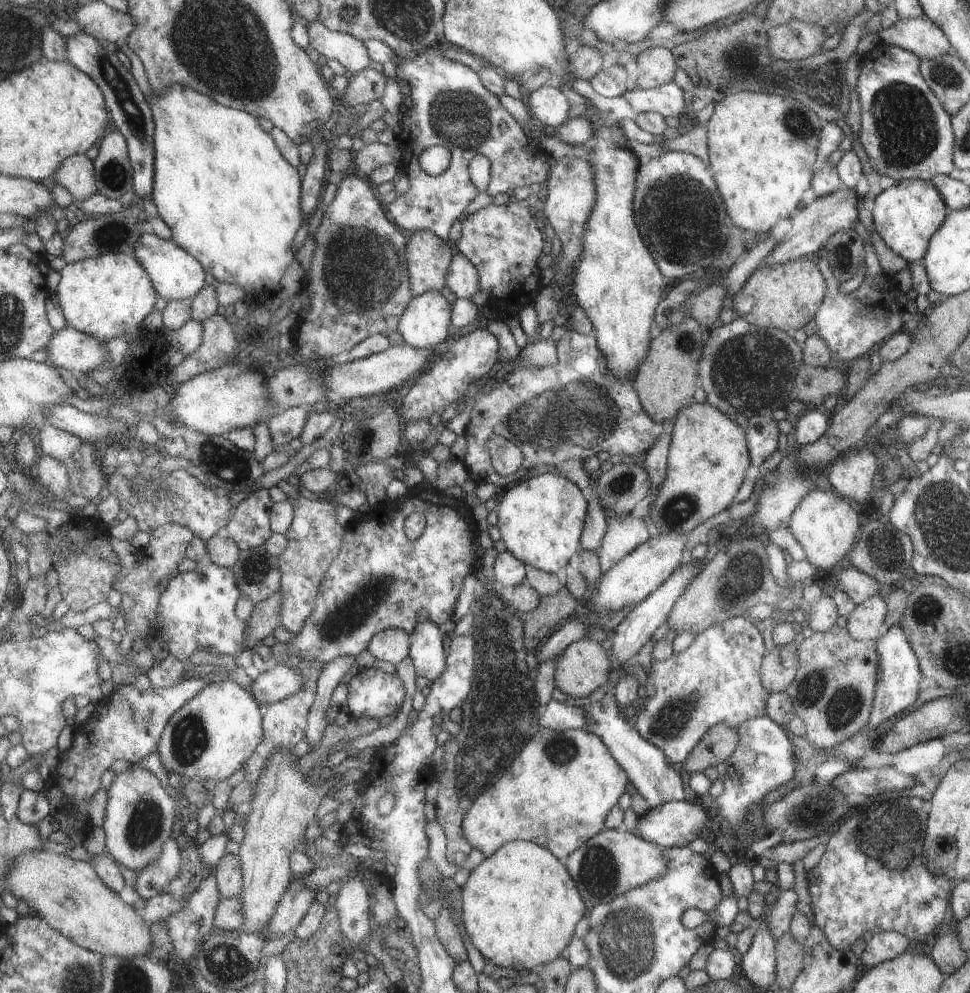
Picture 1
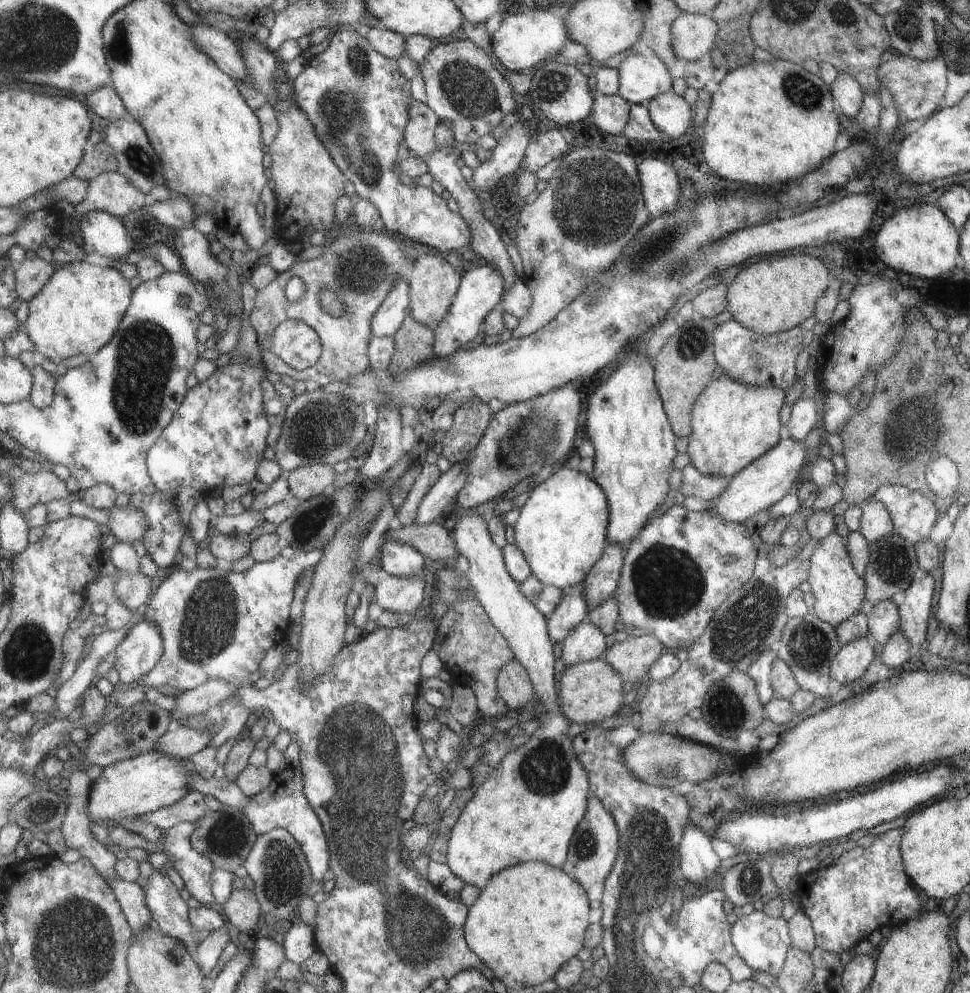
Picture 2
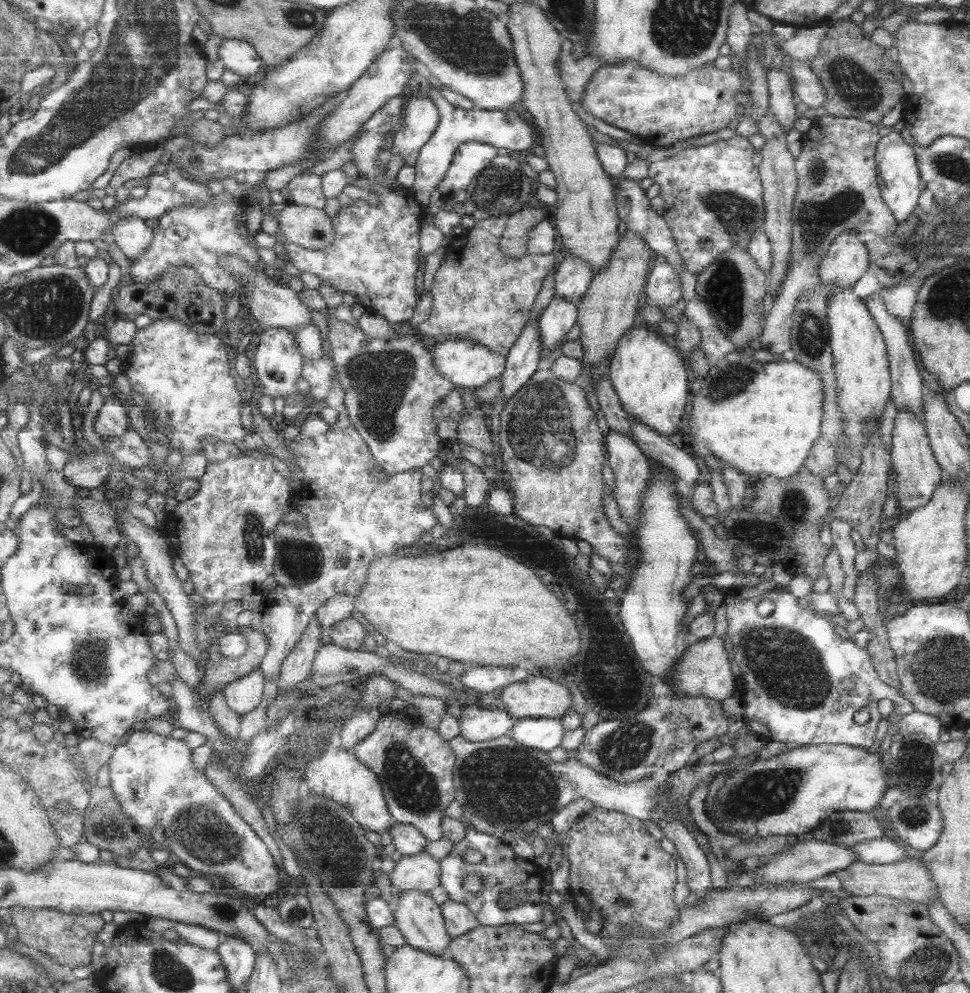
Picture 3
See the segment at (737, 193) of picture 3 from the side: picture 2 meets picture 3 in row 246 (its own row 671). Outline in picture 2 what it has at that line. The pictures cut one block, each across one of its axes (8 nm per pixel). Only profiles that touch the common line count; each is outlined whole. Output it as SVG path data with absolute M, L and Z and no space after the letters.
M757 539L757 554L749 580L734 590L713 613L704 633L687 649L687 660L667 678L647 682L647 688L638 703L641 732L657 731L659 725L677 722L689 710L700 707L705 691L712 682L732 670L745 673L750 662L765 649L775 648L781 629L788 616L784 611L786 596L808 577L808 559L793 557L781 567L774 567L767 559L772 544Z

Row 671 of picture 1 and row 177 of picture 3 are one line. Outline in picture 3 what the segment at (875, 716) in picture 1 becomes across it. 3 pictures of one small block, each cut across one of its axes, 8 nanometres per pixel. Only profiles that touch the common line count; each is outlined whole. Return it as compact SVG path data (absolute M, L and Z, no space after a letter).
M891 131L879 137L874 159L877 169L876 181L881 198L896 222L903 222L913 212L913 208L917 207L918 196L922 190L913 148L907 142L903 142L900 132Z

